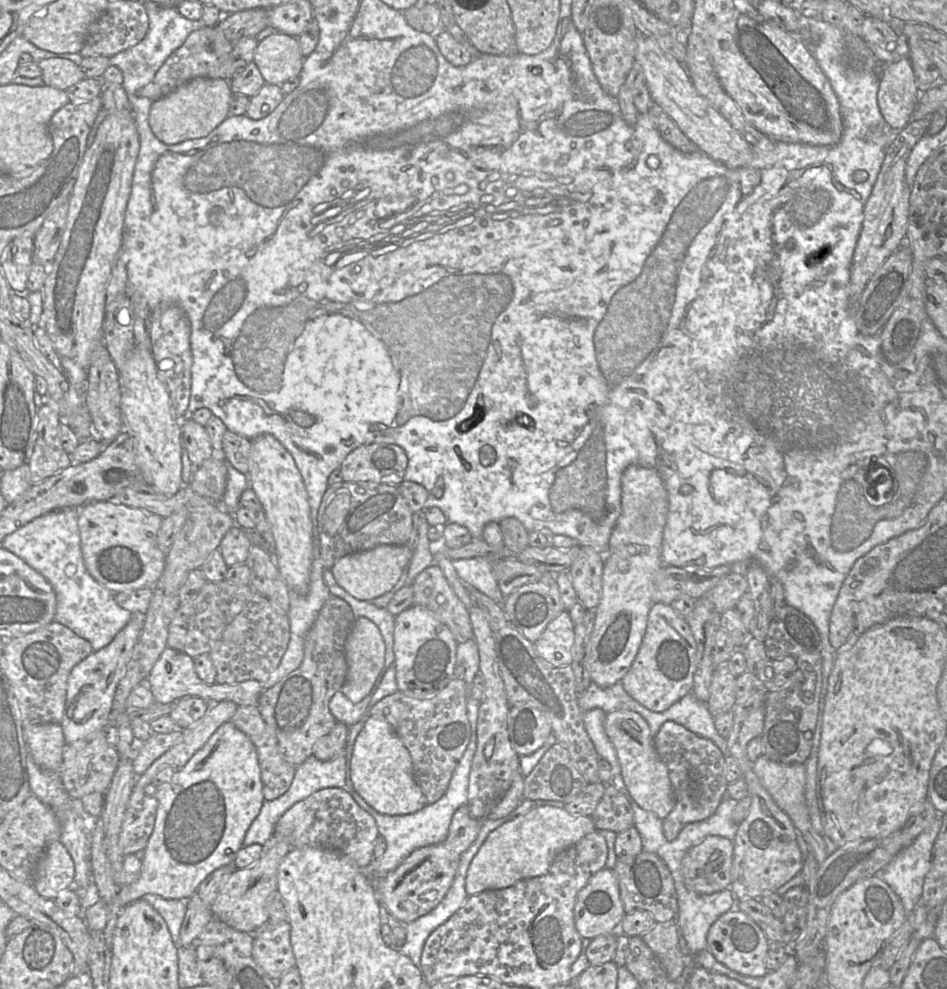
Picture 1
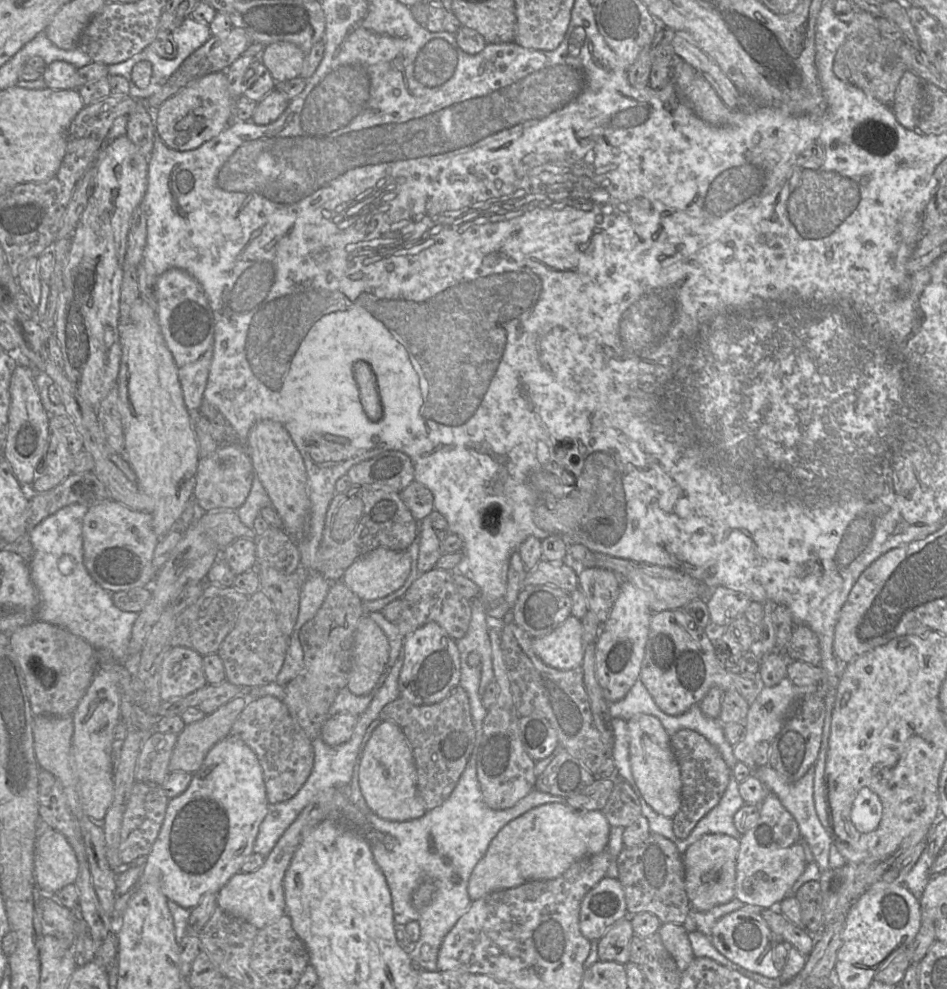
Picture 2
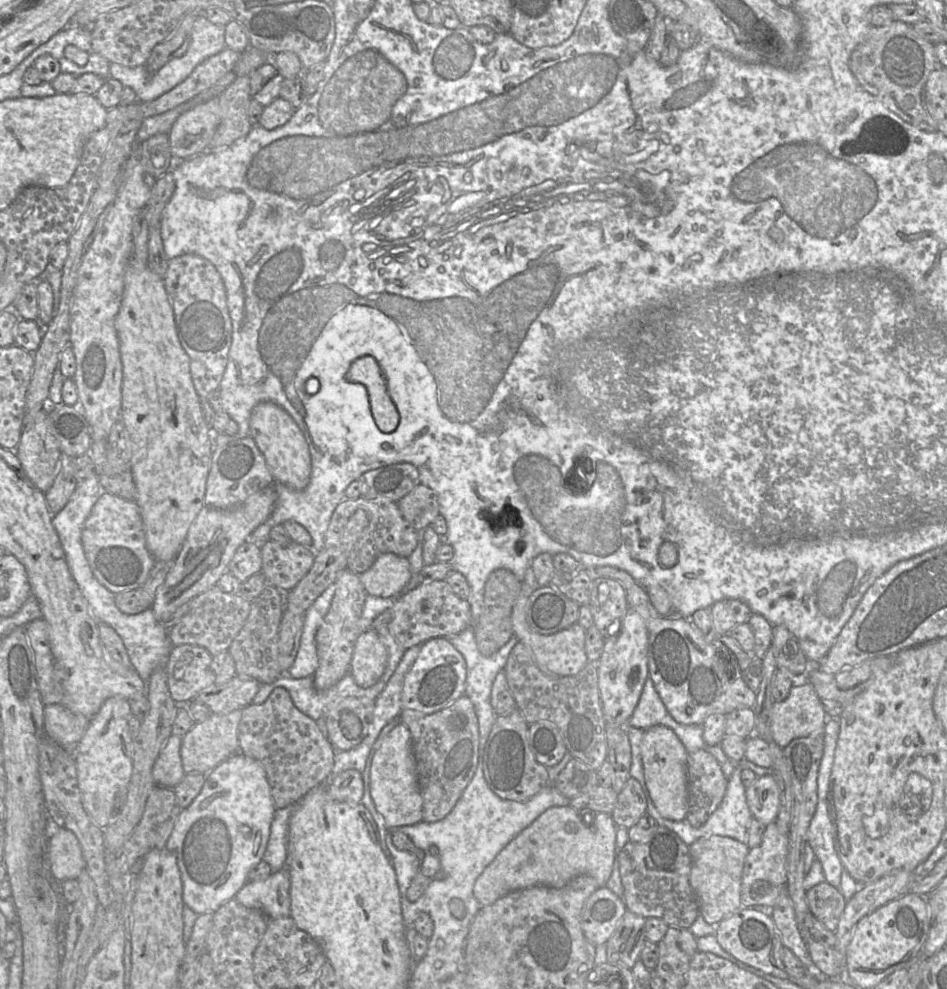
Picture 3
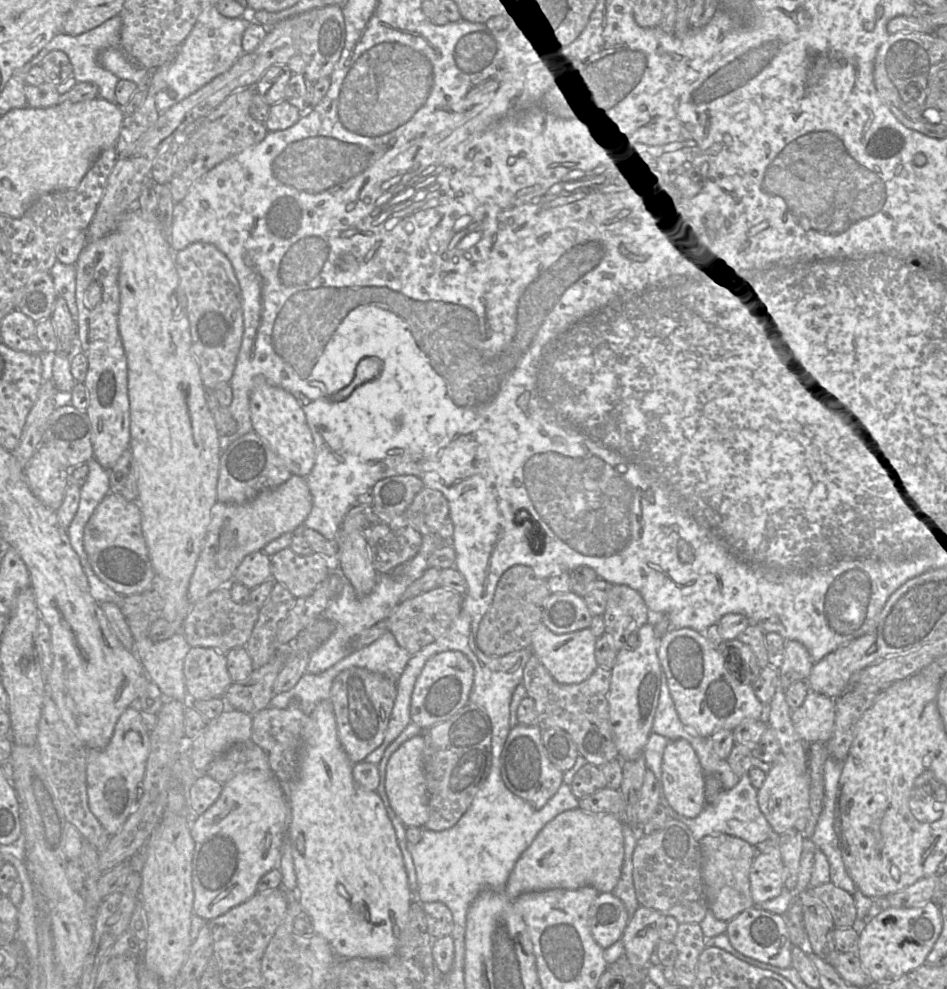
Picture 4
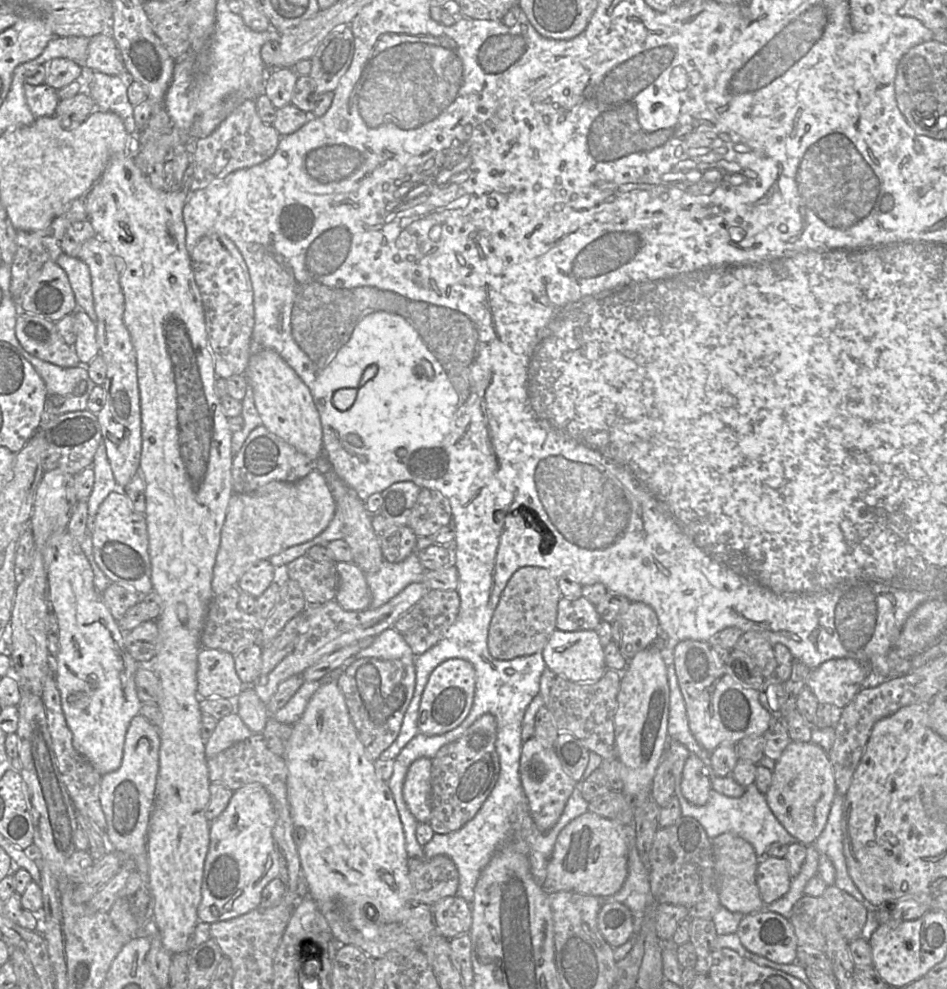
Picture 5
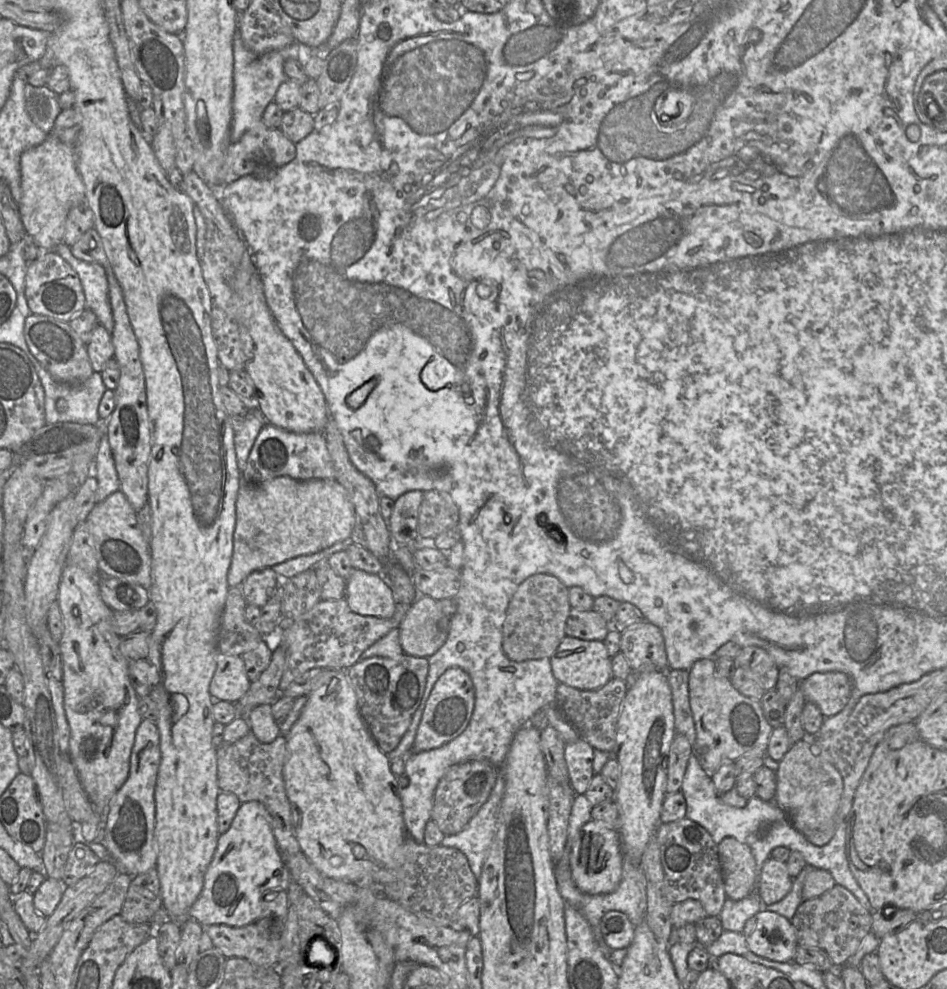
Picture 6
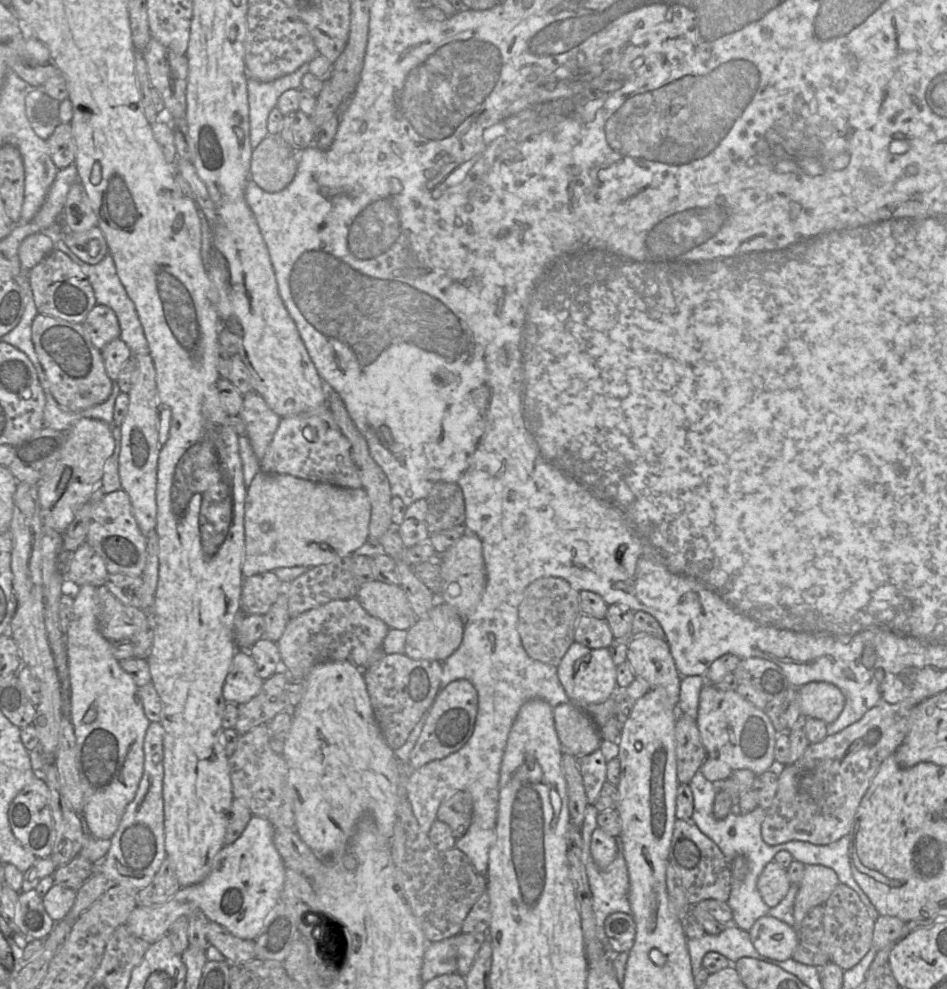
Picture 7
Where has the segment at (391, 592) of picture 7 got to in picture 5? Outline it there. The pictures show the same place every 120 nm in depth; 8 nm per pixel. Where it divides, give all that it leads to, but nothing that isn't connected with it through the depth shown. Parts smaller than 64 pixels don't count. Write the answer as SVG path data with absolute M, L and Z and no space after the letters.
M338 562L339 577L334 600L347 611L363 611L370 607L372 595L367 585L366 574L354 563Z

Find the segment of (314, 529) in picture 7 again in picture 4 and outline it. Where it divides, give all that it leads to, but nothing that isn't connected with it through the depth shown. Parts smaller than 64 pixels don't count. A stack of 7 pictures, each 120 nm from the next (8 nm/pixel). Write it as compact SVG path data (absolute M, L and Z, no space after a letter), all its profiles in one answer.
M296 475L278 487L259 493L246 503L230 505L217 502L211 509L204 545L190 579L190 603L193 605L220 587L228 586L247 555L263 551L272 540L294 532L303 525L311 509L312 496L306 478Z

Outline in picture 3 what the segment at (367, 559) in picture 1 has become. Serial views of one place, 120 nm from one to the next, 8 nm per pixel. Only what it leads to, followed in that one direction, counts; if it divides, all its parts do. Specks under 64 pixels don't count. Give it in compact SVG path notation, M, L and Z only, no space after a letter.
M383 553L369 569L358 575L368 595L388 598L397 596L407 586L410 564L406 557Z

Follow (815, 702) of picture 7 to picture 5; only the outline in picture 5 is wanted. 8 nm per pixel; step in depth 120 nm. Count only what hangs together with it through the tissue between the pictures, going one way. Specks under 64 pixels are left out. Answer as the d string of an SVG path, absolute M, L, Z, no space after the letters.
M834 658L810 670L806 685L818 702L844 708L869 683L867 664L852 658Z

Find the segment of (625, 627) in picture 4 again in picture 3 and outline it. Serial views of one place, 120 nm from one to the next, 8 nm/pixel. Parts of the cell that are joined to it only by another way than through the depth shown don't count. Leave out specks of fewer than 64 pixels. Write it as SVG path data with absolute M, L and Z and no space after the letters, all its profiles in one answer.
M605 577L592 580L587 606L593 616L594 626L604 638L619 633L621 621L630 610L623 587L617 581Z

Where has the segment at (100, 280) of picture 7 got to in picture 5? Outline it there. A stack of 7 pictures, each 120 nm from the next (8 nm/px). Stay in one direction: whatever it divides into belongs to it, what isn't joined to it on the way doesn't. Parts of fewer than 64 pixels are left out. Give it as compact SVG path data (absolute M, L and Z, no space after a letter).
M63 252L56 262L68 276L78 309L89 315L95 322L97 316L94 309L89 267L78 257L71 257Z

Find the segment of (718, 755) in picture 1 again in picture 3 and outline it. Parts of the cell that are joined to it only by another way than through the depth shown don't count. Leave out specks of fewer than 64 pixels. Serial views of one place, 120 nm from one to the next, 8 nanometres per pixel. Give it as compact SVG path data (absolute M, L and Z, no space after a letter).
M705 749L688 753L687 787L688 811L686 820L700 827L718 808L728 786L719 762Z

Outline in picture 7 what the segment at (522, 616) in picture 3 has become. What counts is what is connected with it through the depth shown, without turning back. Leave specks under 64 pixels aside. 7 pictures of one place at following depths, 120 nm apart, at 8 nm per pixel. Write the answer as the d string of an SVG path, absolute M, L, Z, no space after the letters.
M573 642L557 667L558 678L569 699L578 705L601 703L610 698L616 688L616 665L608 648L589 648Z

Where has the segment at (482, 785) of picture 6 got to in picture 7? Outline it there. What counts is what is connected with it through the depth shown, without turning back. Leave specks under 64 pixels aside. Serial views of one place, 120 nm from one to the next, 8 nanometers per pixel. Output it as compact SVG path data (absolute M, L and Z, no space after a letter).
M457 791L445 799L437 811L437 820L450 826L456 839L462 837L472 821L473 801L466 791Z

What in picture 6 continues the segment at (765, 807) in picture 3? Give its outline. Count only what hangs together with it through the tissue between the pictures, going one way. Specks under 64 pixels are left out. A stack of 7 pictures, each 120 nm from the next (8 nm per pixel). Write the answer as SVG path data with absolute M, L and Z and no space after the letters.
M805 737L791 744L776 770L774 803L782 809L791 825L800 833L825 829L836 814L843 792L843 779L838 770L820 755L814 738Z

